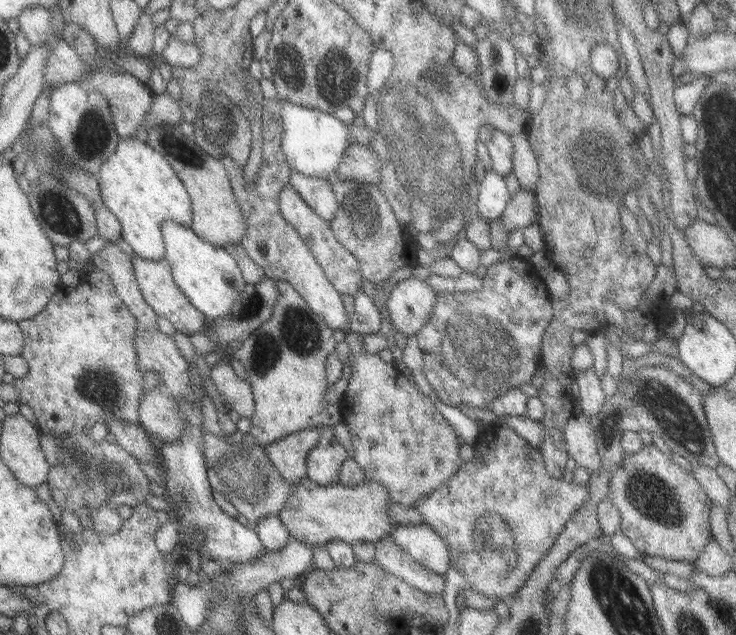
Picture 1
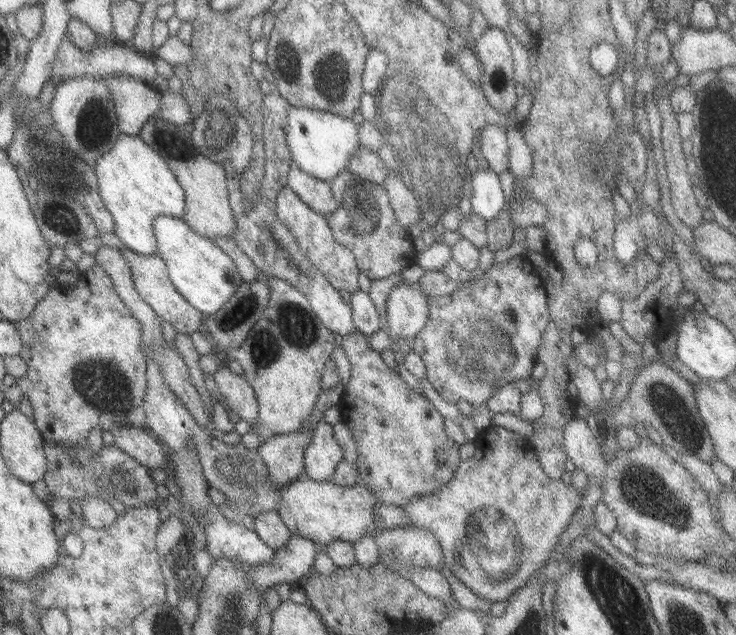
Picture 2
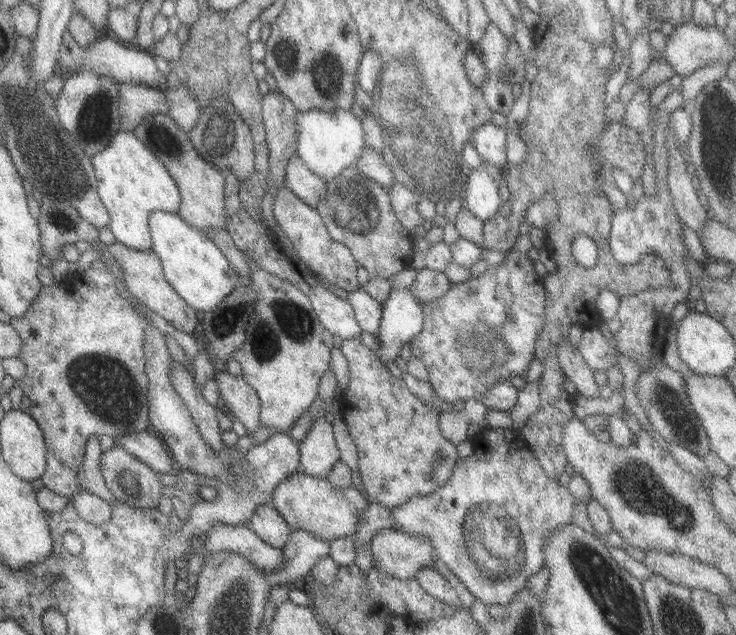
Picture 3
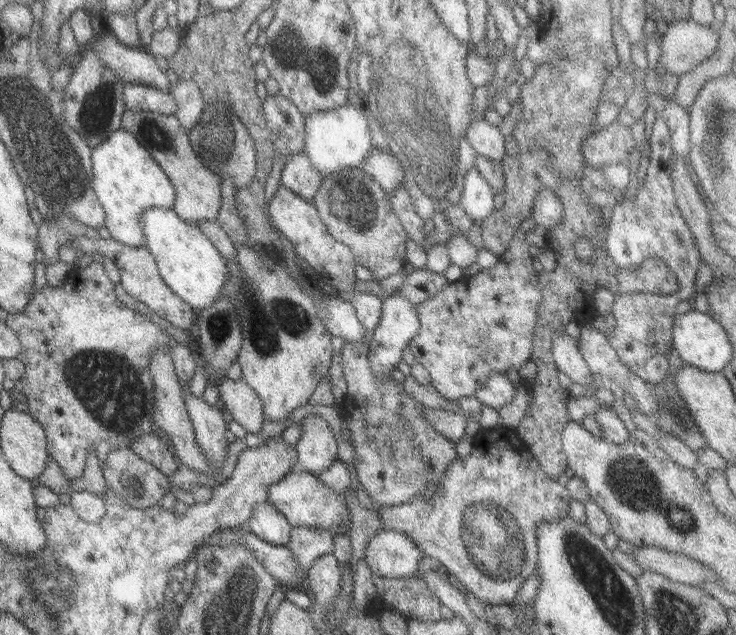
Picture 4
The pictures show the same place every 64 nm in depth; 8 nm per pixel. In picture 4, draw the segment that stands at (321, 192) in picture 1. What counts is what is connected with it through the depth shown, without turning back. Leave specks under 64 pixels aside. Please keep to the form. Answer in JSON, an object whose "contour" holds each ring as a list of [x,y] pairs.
{"contour":[[[293,154],[285,160],[281,170],[281,186],[303,198],[305,202],[313,204],[313,196],[321,186],[323,176],[313,168],[313,164],[303,154]]]}

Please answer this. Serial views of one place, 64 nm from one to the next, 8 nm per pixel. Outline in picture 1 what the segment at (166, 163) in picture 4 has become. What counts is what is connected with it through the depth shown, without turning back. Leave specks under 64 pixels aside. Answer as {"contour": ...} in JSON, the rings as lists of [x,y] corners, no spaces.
{"contour":[[[167,124],[155,126],[145,134],[145,138],[147,138],[147,146],[151,150],[157,150],[169,162],[169,166],[173,168],[173,172],[177,174],[177,178],[181,180],[181,184],[189,194],[191,210],[193,210],[189,228],[203,242],[215,248],[223,248],[227,244],[239,244],[247,234],[245,232],[247,222],[235,200],[223,162],[197,148],[197,142],[193,142],[193,138],[185,138],[177,126],[167,126]]]}

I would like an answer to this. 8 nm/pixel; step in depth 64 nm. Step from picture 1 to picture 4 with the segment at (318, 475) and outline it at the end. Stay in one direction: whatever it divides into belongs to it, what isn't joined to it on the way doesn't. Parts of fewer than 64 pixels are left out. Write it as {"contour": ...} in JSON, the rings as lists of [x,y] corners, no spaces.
{"contour":[[[315,414],[301,420],[301,436],[295,444],[297,460],[291,474],[317,476],[337,462],[337,442],[327,422]]]}

